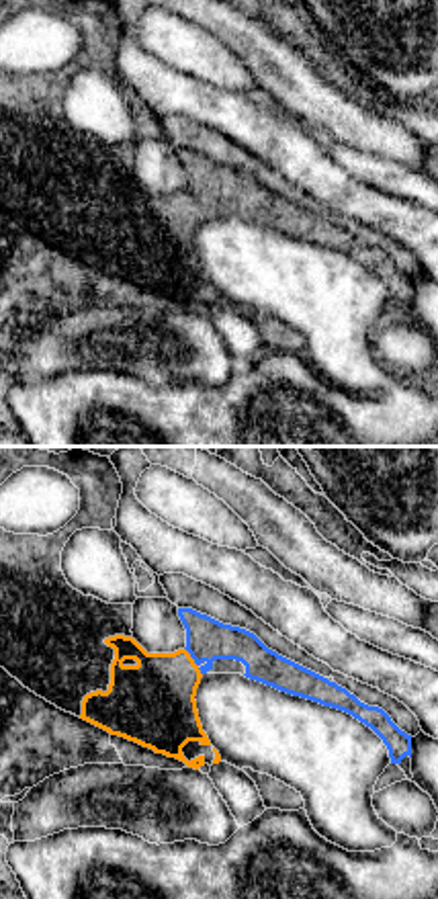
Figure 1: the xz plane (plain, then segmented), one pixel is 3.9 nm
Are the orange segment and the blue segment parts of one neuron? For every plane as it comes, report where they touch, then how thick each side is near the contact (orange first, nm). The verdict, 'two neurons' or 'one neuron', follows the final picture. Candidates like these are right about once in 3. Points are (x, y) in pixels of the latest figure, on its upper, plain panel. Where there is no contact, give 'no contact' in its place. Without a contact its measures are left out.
meets orange at (193, 203); 320 nm thick on the orange side, 170 nm on the other

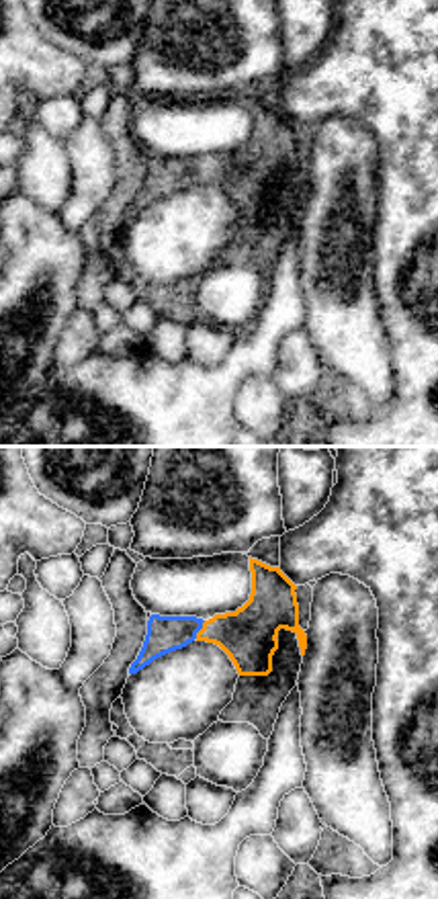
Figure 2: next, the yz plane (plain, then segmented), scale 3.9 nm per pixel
meets orange at (201, 170); 220 nm thick on the orange side, 140 nm on the other

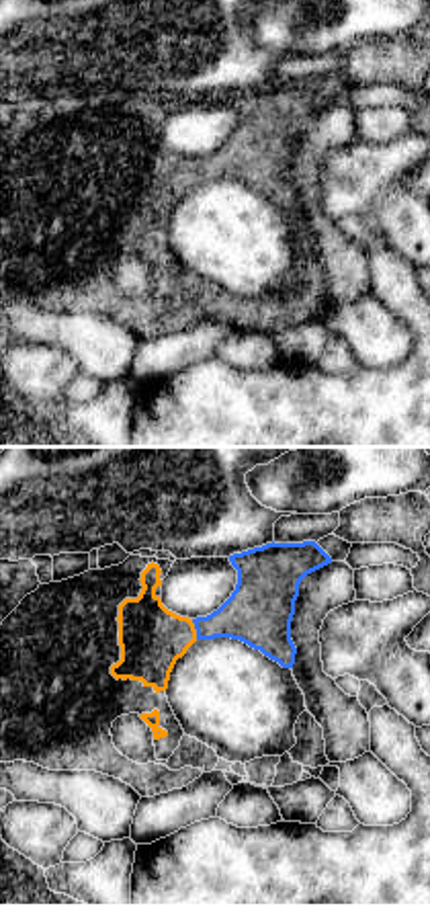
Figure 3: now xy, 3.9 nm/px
meets orange at (195, 171); 260 nm thick on the orange side, 260 nm on the other

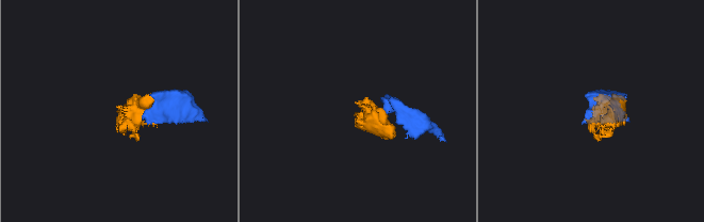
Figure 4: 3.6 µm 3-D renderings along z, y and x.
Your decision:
one neuron

